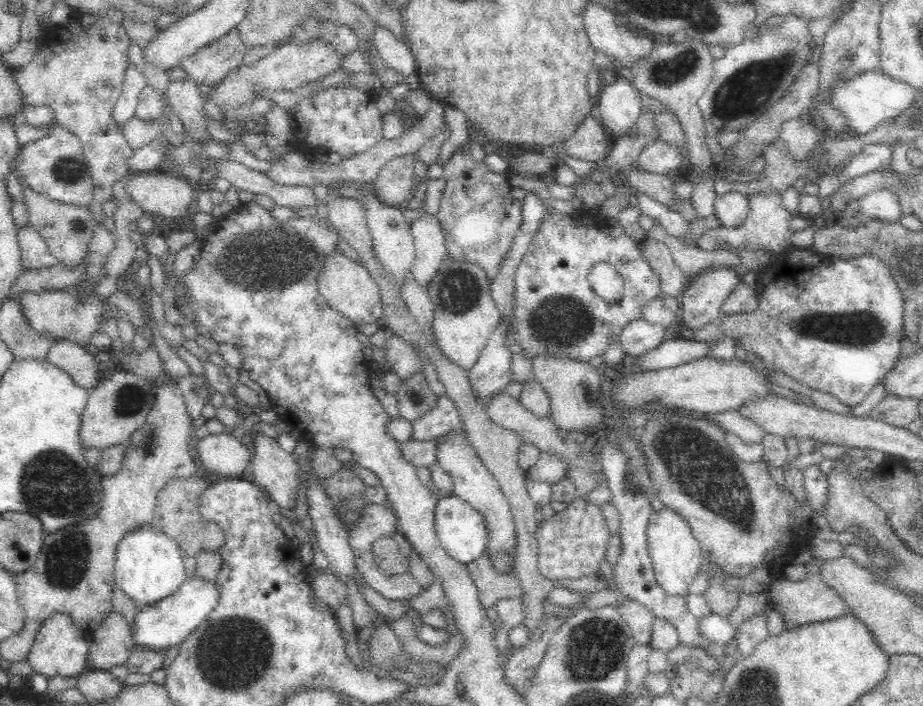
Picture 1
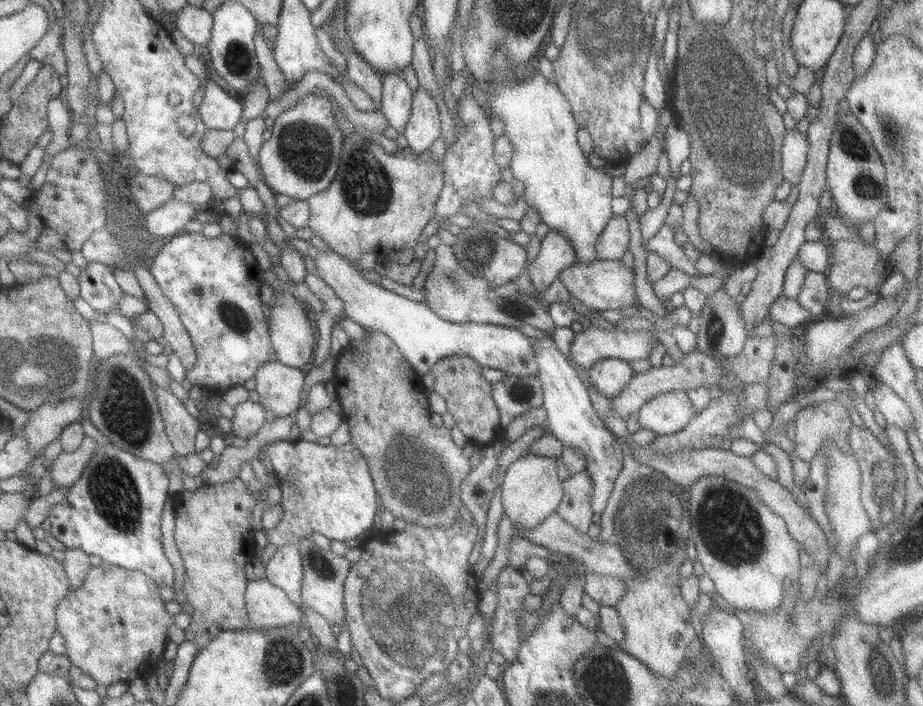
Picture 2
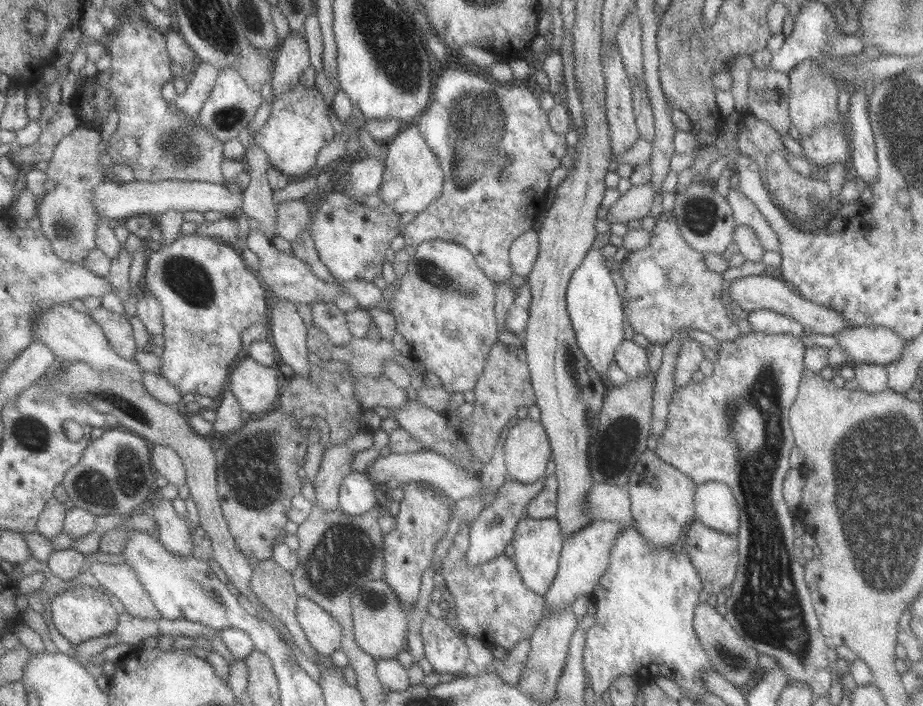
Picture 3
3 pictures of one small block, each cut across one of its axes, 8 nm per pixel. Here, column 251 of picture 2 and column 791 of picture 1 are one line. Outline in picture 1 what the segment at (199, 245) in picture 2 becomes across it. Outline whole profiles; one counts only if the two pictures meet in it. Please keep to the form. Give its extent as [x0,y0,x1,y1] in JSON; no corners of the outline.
[678,246,905,407]

